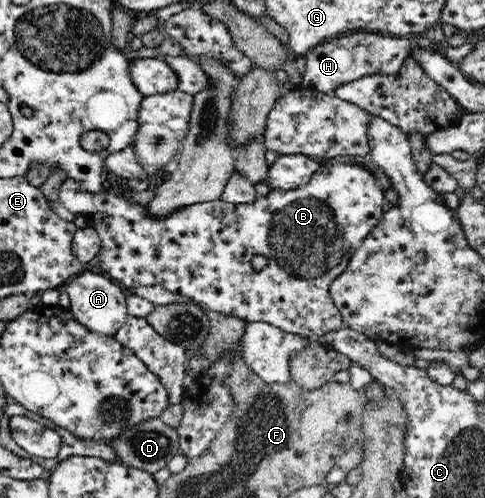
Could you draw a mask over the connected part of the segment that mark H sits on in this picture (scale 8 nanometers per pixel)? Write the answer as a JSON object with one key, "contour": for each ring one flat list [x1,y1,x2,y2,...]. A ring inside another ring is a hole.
{"contour":[[353,31,327,43,311,48,304,56,306,70,301,74,302,84,314,91,332,94,343,84,361,79,367,75,391,75,401,70,403,61,410,56,409,39,379,35,369,31]]}

